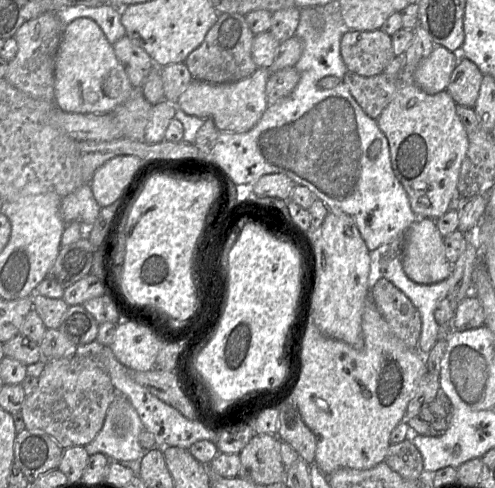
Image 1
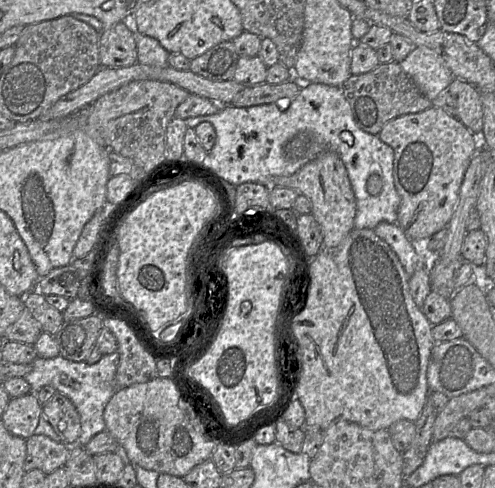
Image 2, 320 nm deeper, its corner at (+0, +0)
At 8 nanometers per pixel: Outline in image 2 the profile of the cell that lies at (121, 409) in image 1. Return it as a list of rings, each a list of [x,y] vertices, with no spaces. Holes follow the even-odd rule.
[[[118,352],[102,355],[95,364],[85,361],[70,361],[61,355],[55,358],[37,357],[32,362],[32,370],[24,378],[31,387],[31,392],[38,392],[43,386],[49,385],[57,392],[68,397],[80,415],[81,434],[77,444],[72,446],[85,447],[90,440],[102,431],[106,431],[104,409],[116,392],[116,370],[119,365]]]

